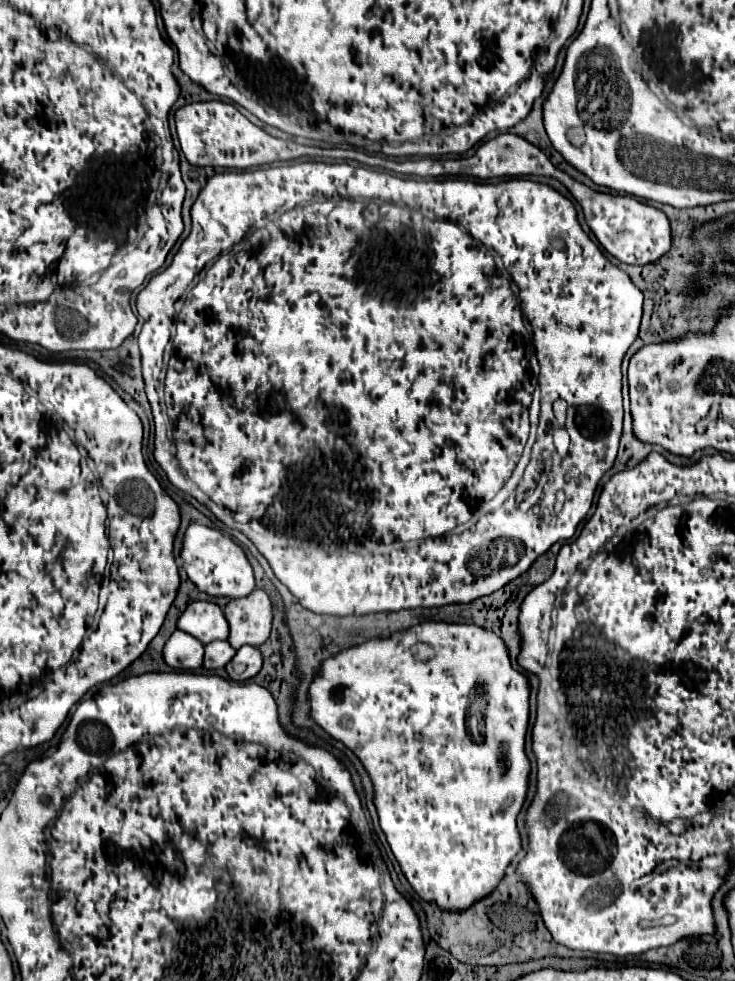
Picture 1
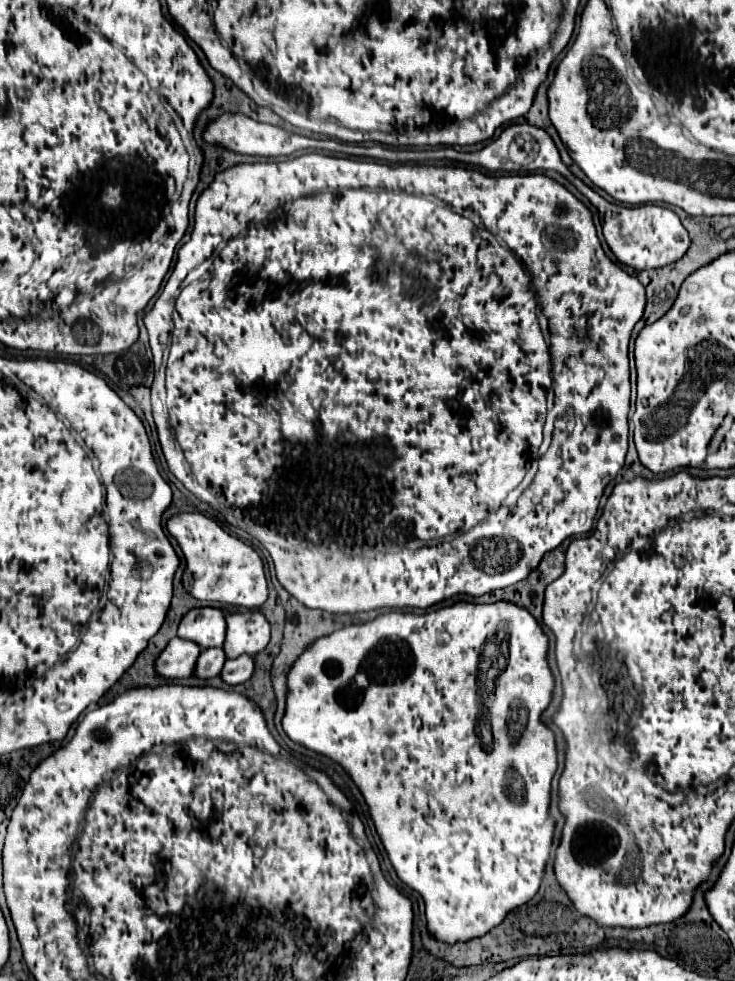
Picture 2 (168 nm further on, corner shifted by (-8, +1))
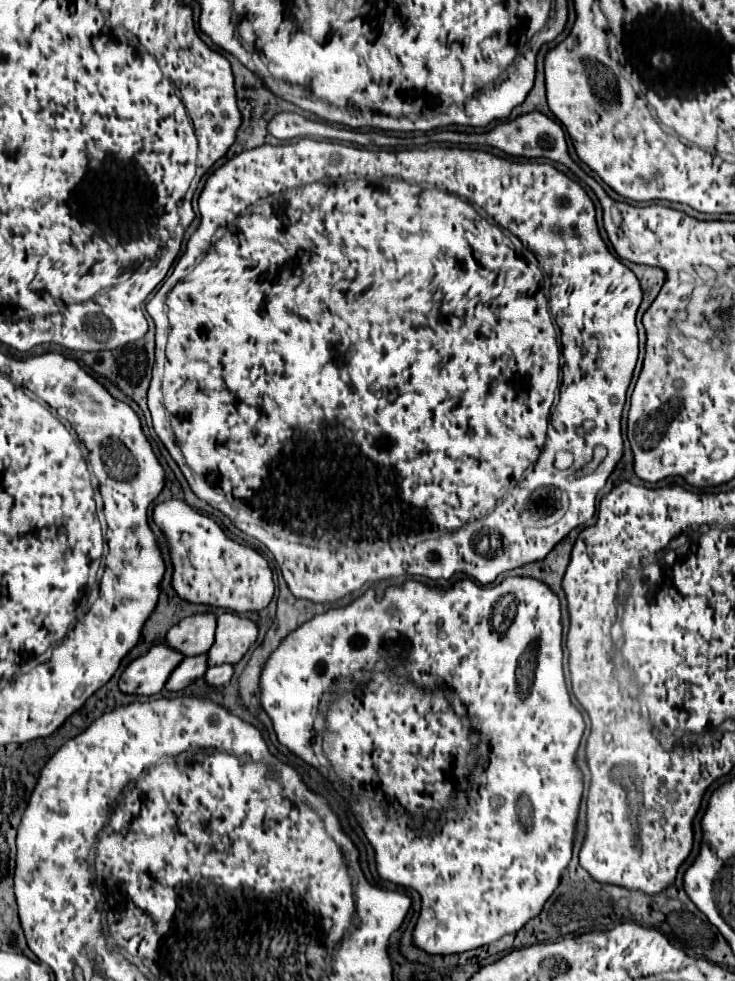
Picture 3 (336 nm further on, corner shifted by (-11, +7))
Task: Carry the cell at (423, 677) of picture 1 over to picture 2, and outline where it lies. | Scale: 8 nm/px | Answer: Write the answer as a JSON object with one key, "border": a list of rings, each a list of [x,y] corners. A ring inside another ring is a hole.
{"border":[[[505,599],[495,603],[459,601],[423,615],[389,611],[365,623],[345,625],[331,635],[319,637],[311,645],[307,645],[303,655],[295,659],[287,673],[285,715],[281,719],[283,731],[291,741],[339,763],[353,779],[353,783],[365,797],[377,833],[397,877],[407,887],[421,893],[427,909],[427,931],[429,935],[433,935],[433,939],[441,943],[455,945],[487,935],[491,929],[499,927],[513,909],[531,901],[541,887],[555,833],[555,821],[549,817],[549,803],[551,779],[557,771],[555,733],[543,723],[543,711],[551,705],[555,689],[555,677],[547,661],[547,651],[549,637],[543,633],[537,619],[527,611],[527,607]],[[499,627],[511,627],[511,633],[503,639],[497,639]]]}

